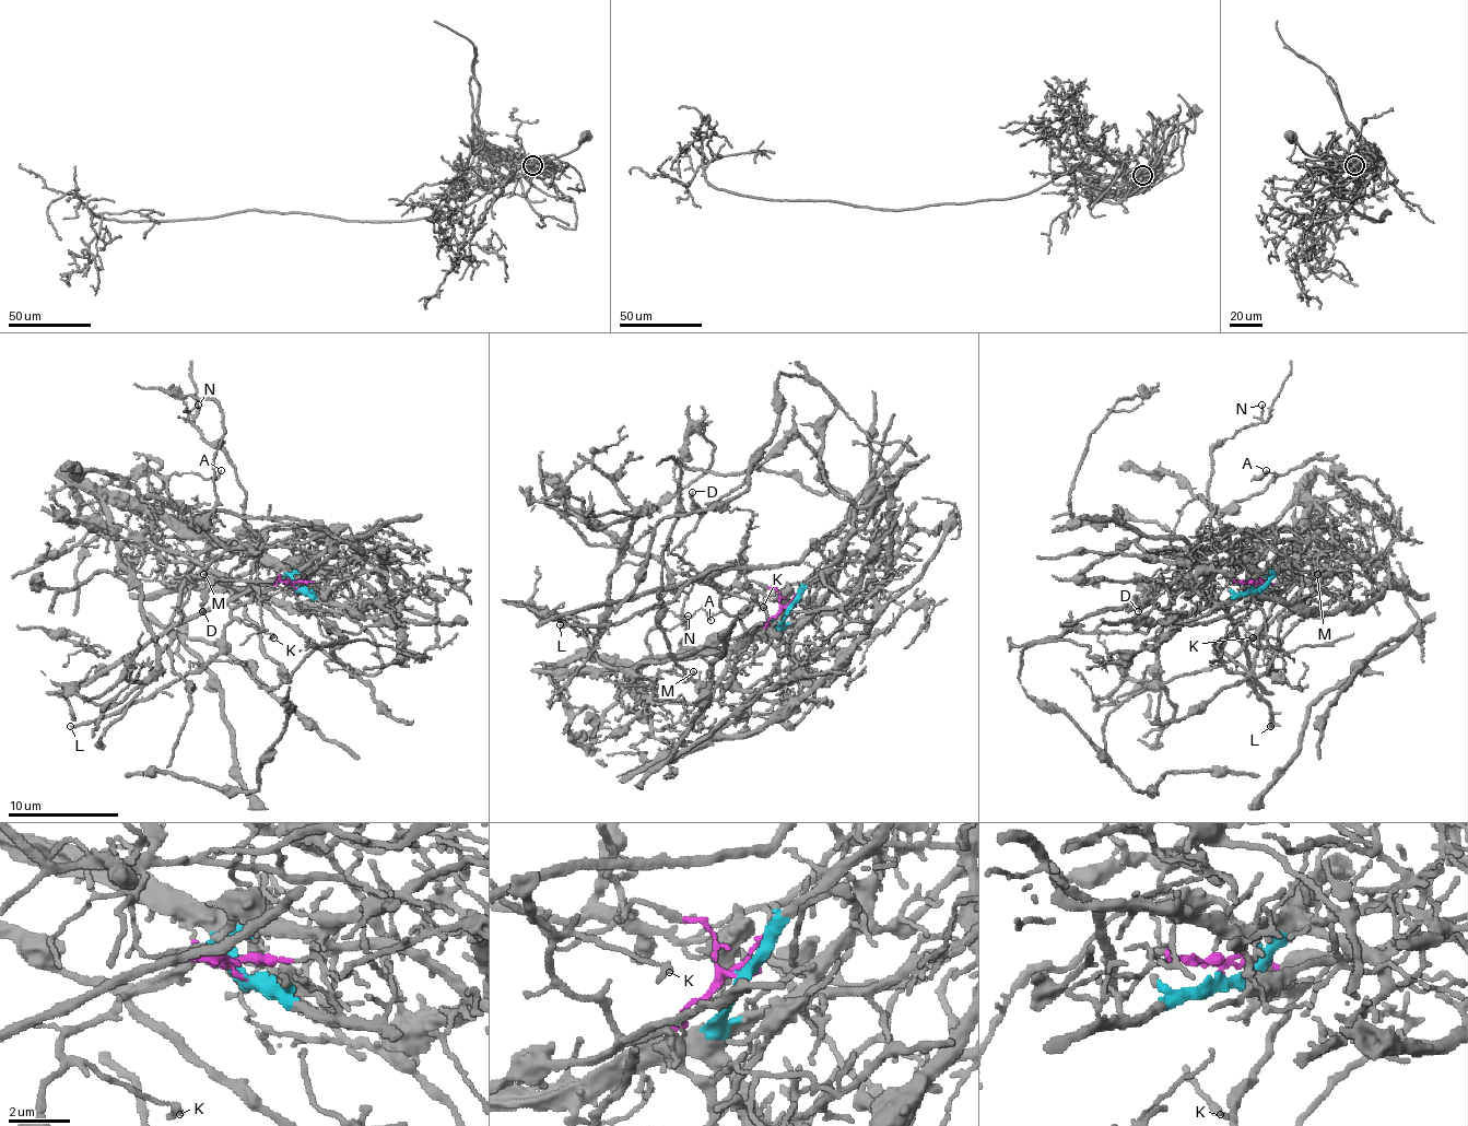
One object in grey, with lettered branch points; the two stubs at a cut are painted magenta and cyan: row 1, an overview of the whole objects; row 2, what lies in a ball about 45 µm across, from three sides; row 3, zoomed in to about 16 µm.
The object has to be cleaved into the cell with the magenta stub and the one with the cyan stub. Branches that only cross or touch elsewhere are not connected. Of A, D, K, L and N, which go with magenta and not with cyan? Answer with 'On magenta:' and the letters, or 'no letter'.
On magenta: A, K, L, N

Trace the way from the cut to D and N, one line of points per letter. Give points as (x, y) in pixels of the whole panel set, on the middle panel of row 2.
D: (786, 607), (783, 623), (799, 621), (830, 587), (852, 527), (815, 455), (788, 435), (705, 507), (692, 491)
N: (786, 607), (772, 587), (739, 579), (747, 565), (734, 563), (711, 565), (692, 582), (678, 616), (689, 616)

